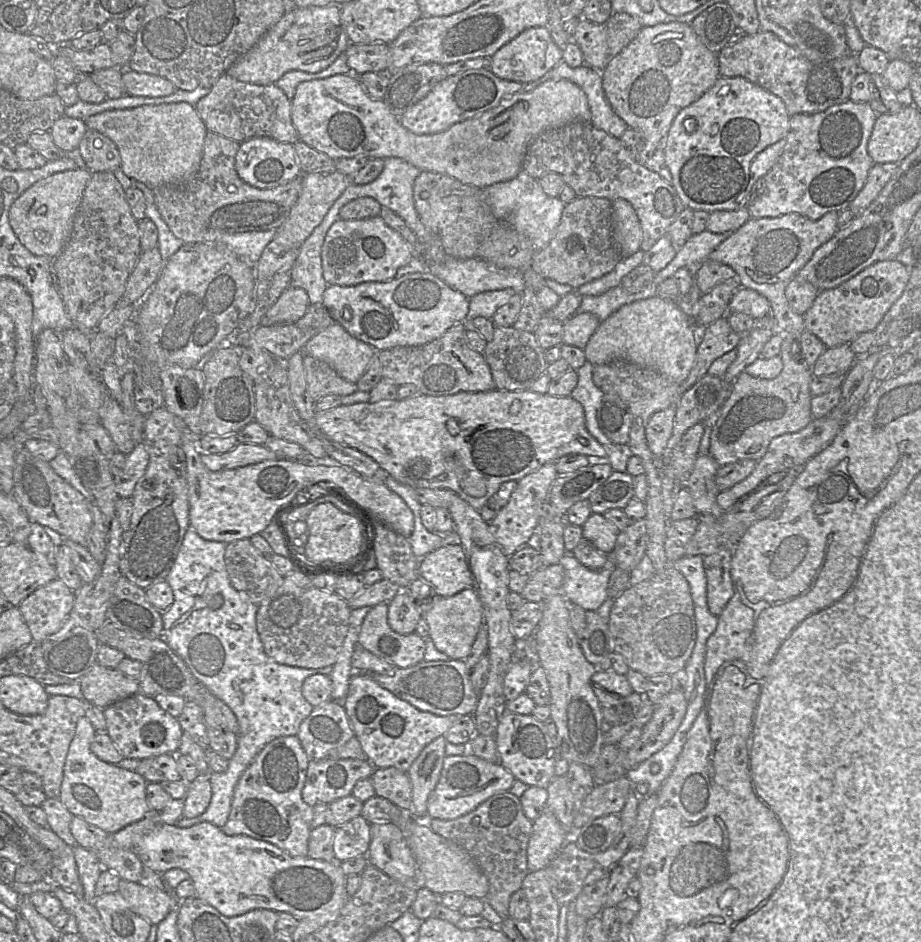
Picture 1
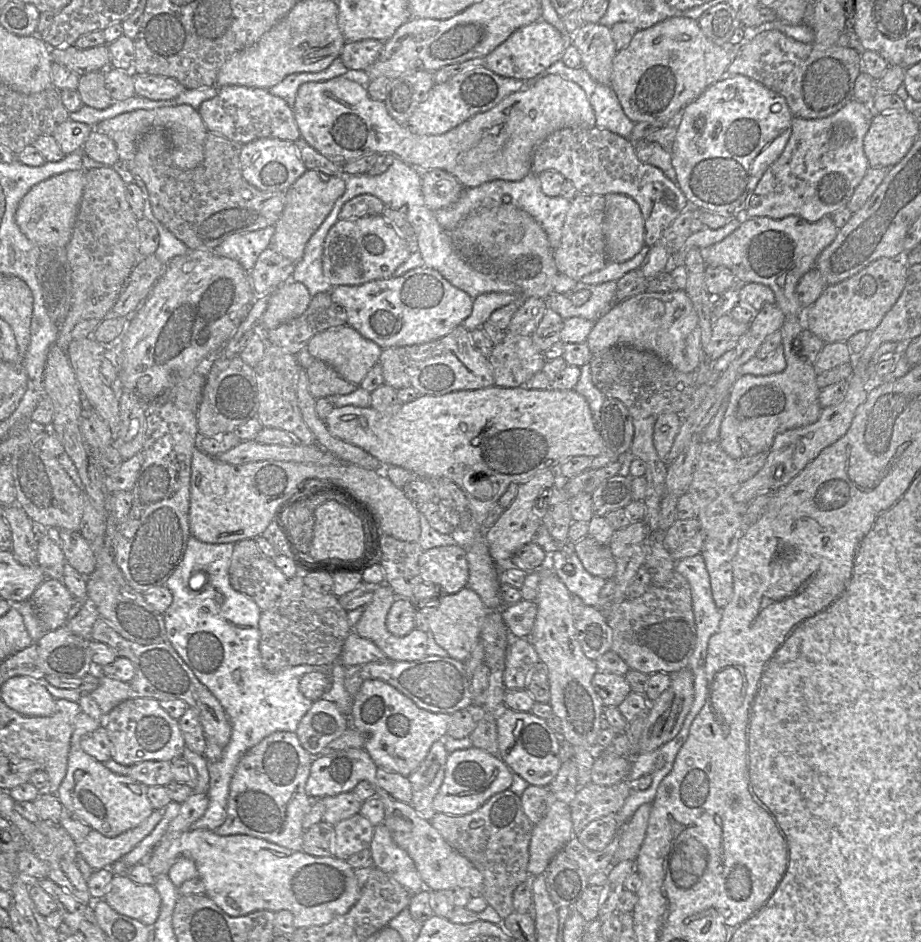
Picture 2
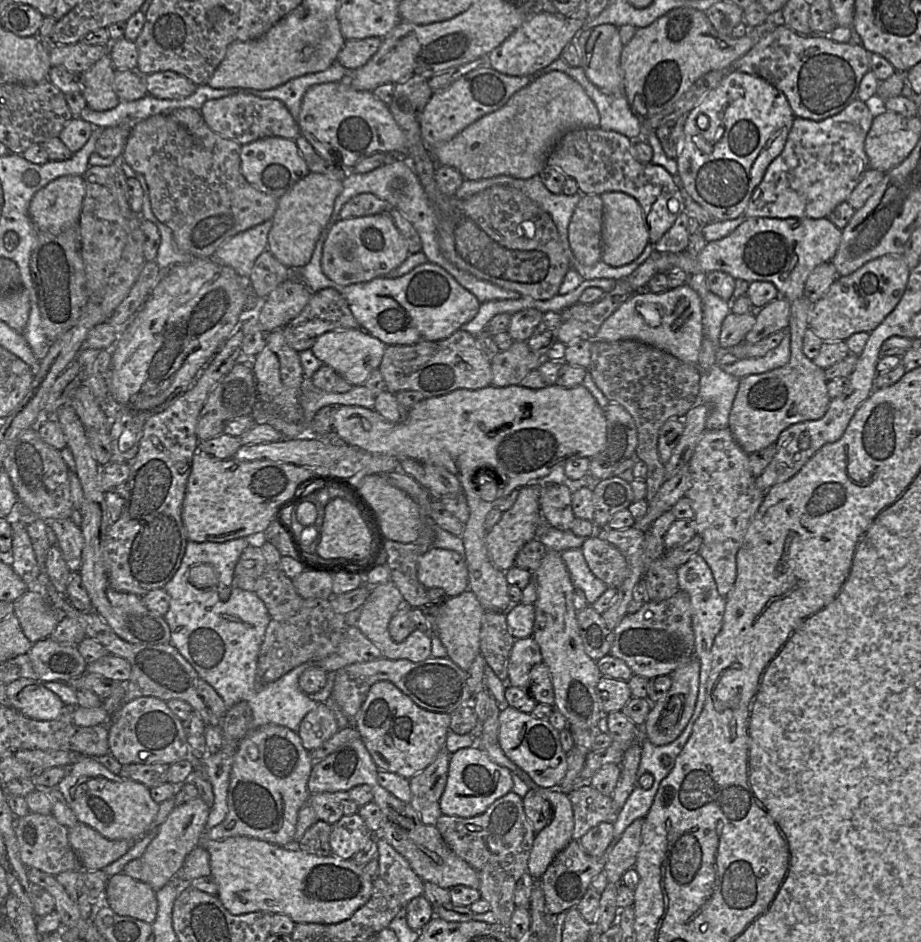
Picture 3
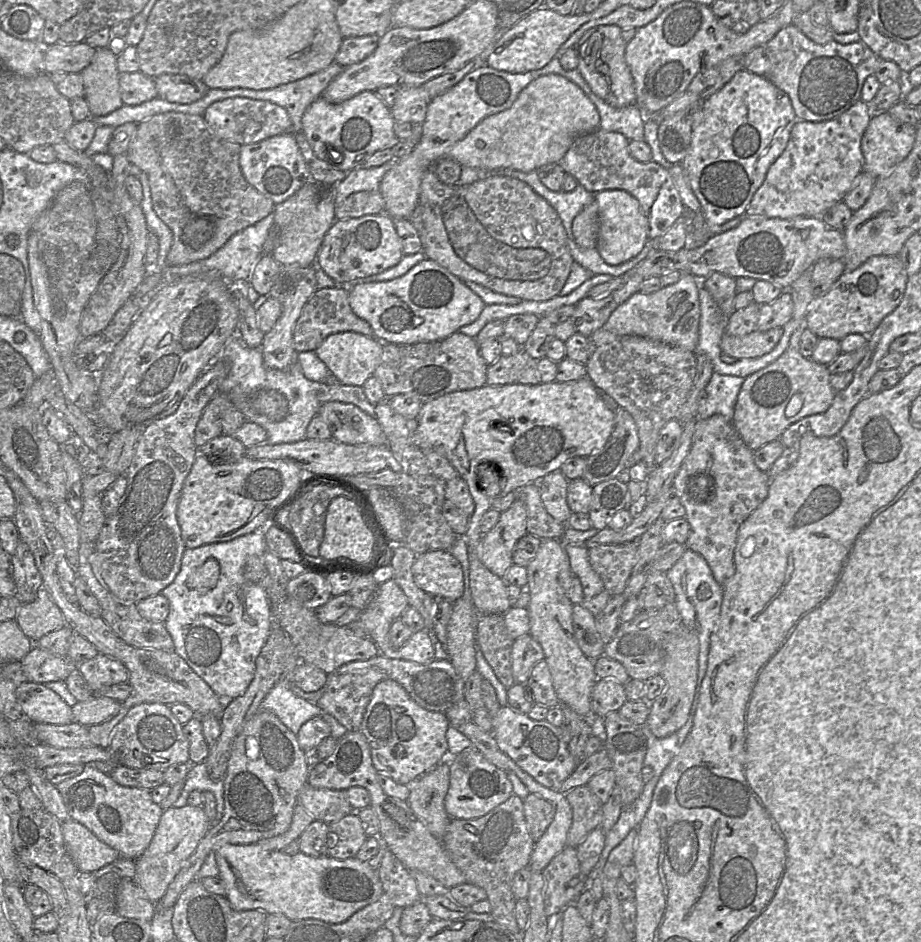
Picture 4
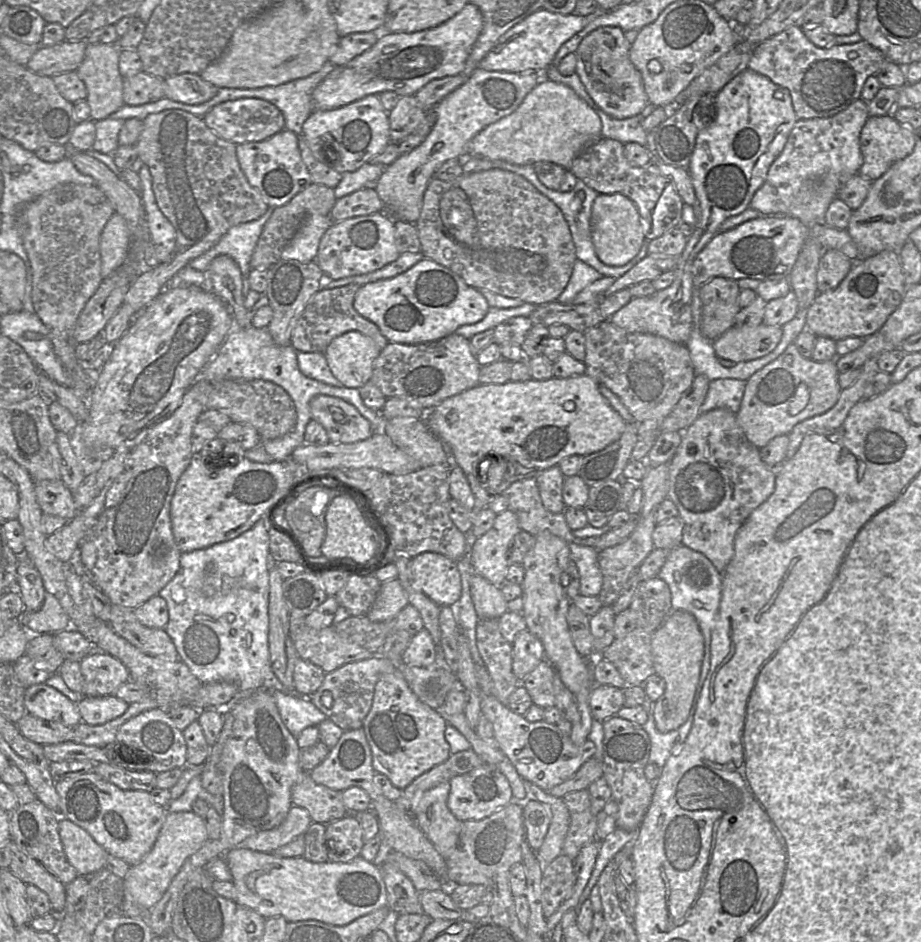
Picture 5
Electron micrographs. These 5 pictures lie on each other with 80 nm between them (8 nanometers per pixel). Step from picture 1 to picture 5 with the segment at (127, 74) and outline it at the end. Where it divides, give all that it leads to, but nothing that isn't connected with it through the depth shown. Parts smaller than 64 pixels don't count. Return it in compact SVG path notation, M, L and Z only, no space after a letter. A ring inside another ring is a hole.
M182 73L164 81L166 98L189 105L204 103L219 91L219 87L203 80L199 74Z

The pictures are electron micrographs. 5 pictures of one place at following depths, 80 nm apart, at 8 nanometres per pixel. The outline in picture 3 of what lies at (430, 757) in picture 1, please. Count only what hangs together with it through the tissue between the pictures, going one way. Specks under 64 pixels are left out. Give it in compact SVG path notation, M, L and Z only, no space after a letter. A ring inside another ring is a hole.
M444 748L427 768L410 779L410 804L424 824L436 826L442 815L440 798L448 779L450 757L451 754Z

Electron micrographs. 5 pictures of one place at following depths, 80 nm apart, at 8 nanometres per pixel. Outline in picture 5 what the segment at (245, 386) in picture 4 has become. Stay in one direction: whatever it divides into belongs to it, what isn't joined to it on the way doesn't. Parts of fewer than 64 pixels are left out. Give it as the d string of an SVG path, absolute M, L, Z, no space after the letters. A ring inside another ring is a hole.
M234 327L227 335L217 354L199 373L198 378L210 383L221 382L224 380L265 380L281 386L290 395L297 412L297 422L294 429L282 437L261 442L262 447L275 461L288 460L292 452L305 443L305 427L311 419L309 402L314 396L319 394L337 397L352 404L358 412L371 423L371 425L372 421L381 423L382 431L384 418L380 412L377 412L364 404L359 389L335 387L303 375L299 370L296 351L293 346L291 344L287 346L276 344L268 327Z

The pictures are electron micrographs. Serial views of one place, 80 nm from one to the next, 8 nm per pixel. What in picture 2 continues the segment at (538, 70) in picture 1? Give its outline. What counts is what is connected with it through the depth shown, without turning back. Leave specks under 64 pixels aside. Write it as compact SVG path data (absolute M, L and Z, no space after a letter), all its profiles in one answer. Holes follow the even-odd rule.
M542 18L516 30L504 43L485 58L485 67L497 75L529 80L562 59L567 38Z

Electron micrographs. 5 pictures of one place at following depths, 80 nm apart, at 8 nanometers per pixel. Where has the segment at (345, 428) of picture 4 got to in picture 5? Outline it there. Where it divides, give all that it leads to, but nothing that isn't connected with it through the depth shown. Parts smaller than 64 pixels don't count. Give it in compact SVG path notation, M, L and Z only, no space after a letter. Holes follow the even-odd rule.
M319 394L310 402L311 418L326 430L332 443L354 443L371 437L371 423L343 399Z

